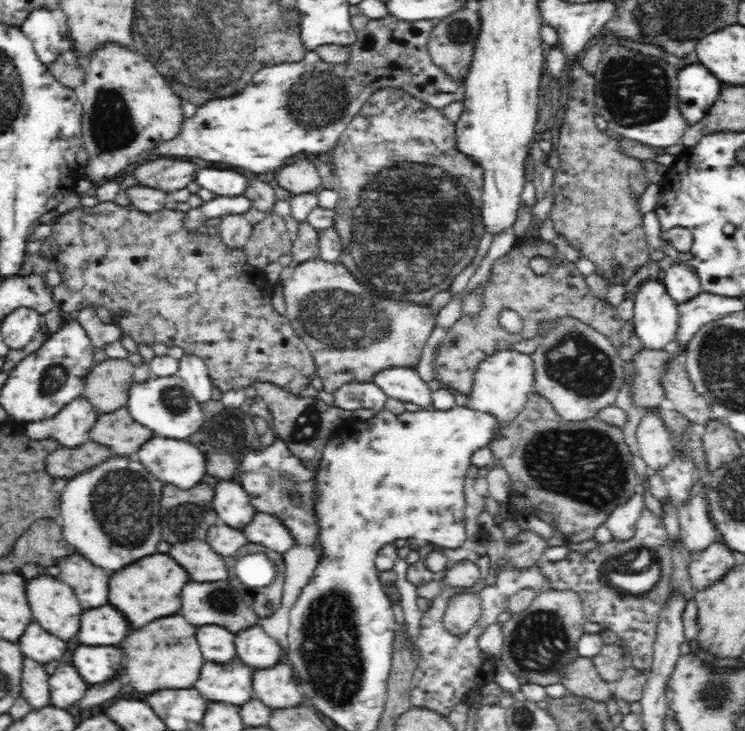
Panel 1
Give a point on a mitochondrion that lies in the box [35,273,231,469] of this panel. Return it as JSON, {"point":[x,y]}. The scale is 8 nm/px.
{"point":[176,400]}

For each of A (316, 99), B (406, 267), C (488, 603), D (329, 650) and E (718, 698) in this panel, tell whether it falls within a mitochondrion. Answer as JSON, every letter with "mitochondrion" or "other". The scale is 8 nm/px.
{"A":"mitochondrion","B":"mitochondrion","C":"other","D":"mitochondrion","E":"mitochondrion"}

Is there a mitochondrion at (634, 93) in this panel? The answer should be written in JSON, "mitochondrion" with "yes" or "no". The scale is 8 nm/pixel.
{"mitochondrion":"yes"}

